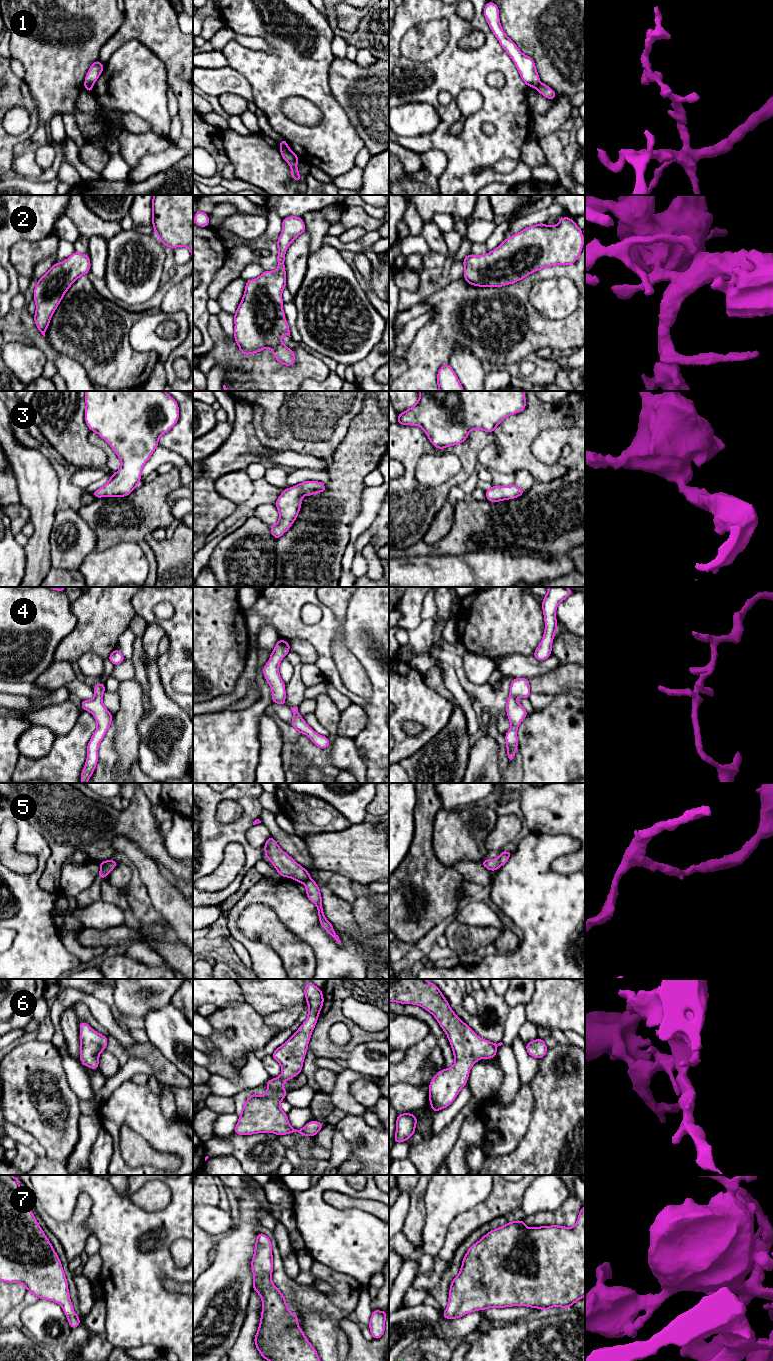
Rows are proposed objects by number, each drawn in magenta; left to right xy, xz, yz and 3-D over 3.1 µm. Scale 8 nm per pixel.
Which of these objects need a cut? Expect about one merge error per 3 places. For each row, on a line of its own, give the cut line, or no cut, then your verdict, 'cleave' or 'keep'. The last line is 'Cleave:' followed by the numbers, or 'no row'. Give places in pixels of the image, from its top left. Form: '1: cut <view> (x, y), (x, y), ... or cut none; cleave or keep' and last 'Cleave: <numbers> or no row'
1: cut yz (539, 82), (535, 87); cleave
2: cut none; keep
3: cut none; keep
4: cut none; keep
5: cut none; keep
6: cut none; keep
7: cut none; keep
Cleave: 1

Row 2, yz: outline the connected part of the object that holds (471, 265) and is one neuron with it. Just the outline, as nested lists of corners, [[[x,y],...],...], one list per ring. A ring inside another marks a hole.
[[[569,217],[548,226],[539,223],[505,239],[488,254],[471,255],[462,261],[467,283],[502,287],[546,267],[572,265],[584,245],[582,230]]]

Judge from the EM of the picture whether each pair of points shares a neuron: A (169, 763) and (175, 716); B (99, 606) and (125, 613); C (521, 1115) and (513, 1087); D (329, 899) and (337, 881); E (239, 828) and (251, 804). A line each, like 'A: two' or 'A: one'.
A: one
B: one
C: two
D: two
E: one

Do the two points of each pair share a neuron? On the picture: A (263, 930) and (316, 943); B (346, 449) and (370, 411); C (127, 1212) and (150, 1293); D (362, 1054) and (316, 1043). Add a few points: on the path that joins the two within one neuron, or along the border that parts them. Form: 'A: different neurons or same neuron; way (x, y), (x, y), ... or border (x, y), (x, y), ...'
A: different neurons; border (282, 923), (305, 942), (315, 956)
B: same neuron; way (355, 440), (370, 425), (370, 420)
C: same neuron; way (127, 1232), (134, 1243), (134, 1273)
D: different neurons; border (369, 1041), (358, 1043), (351, 1047), (345, 1059)

